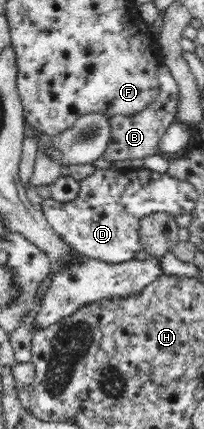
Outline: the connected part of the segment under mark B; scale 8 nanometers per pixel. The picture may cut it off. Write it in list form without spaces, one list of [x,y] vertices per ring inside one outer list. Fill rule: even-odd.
[[[165,64],[160,65],[157,71],[160,83],[160,95],[149,103],[143,112],[133,116],[117,115],[109,118],[109,128],[111,128],[111,141],[103,153],[103,159],[109,162],[127,163],[129,160],[144,159],[152,155],[160,154],[160,142],[165,131],[175,121],[177,105],[179,105],[178,83],[173,79],[171,72]]]

